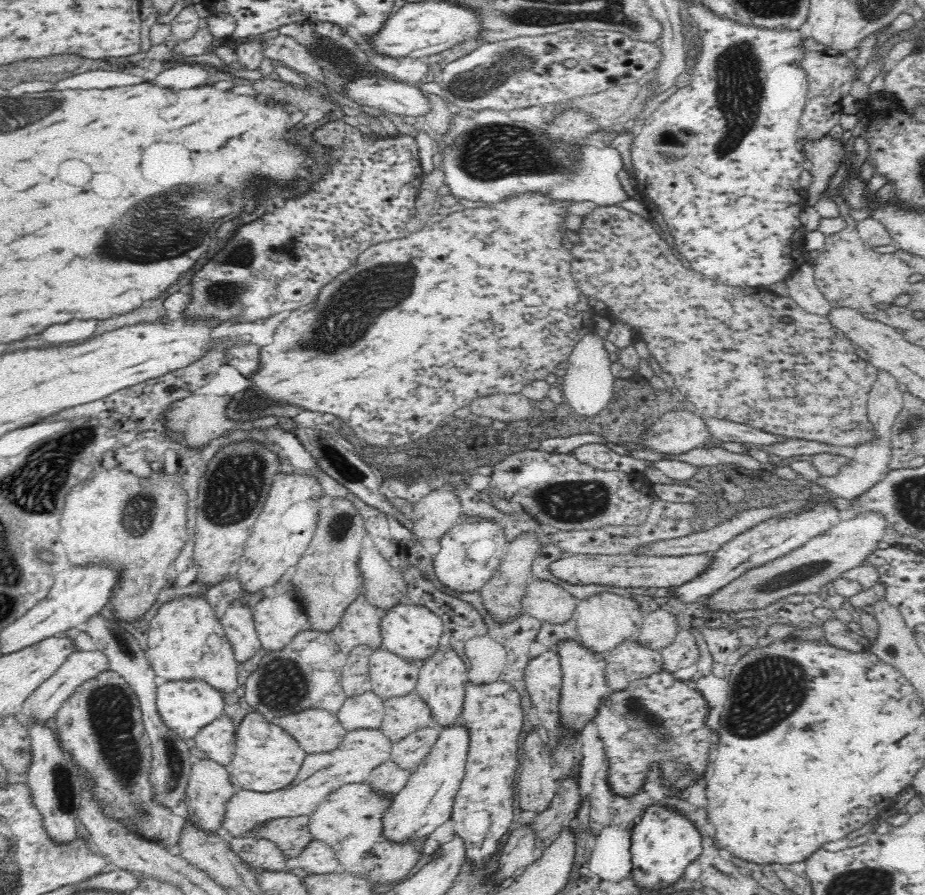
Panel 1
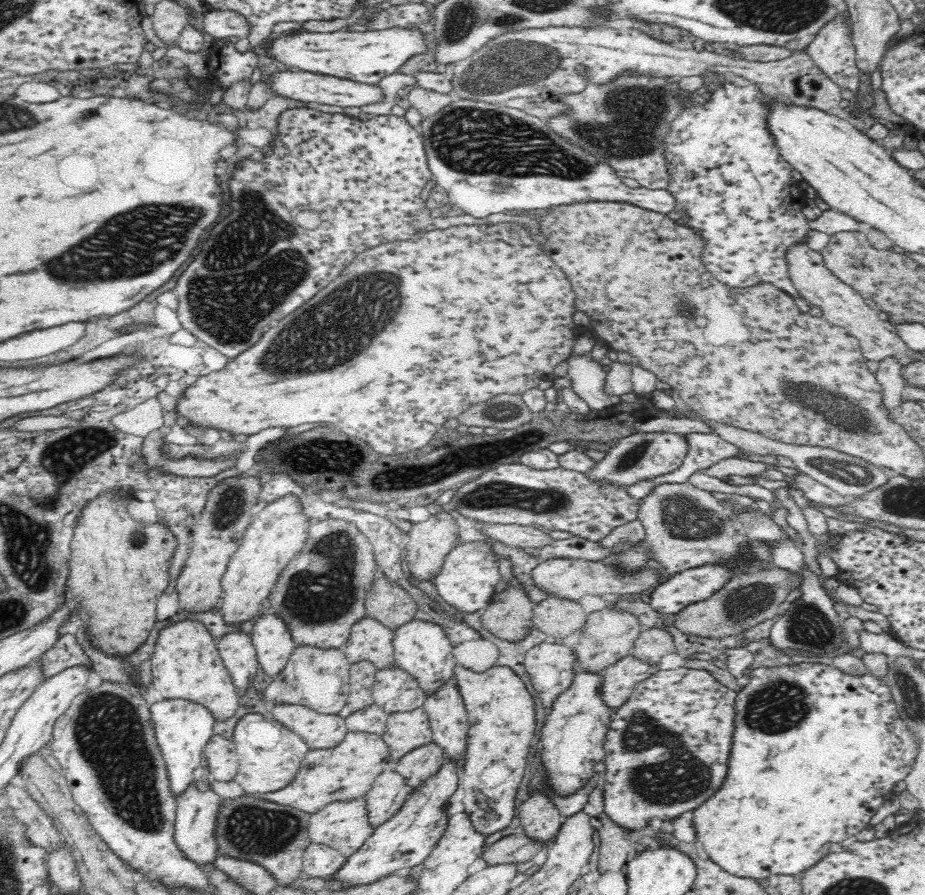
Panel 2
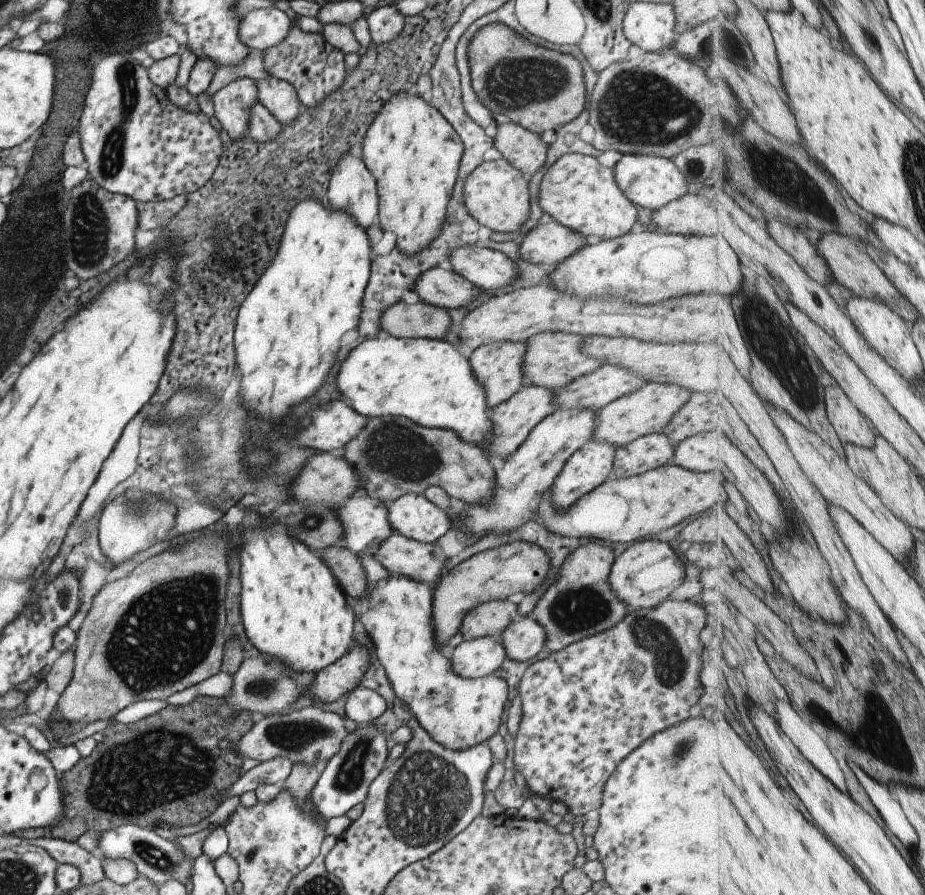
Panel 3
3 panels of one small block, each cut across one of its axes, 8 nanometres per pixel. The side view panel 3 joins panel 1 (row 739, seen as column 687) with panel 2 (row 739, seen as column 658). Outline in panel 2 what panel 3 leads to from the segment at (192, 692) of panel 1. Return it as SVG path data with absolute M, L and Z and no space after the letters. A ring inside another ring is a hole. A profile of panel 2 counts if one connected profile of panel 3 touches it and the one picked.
M164 698L149 704L157 743L166 760L167 775L171 791L178 796L182 794L194 779L195 768L205 764L203 751L206 742L214 736L215 714L205 706L187 698Z

